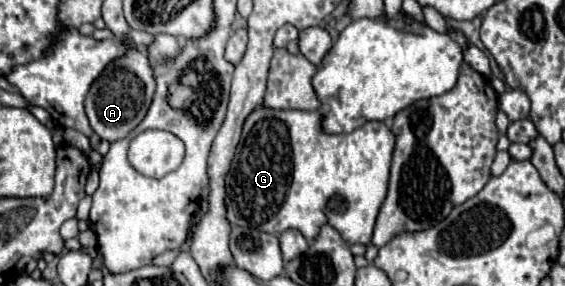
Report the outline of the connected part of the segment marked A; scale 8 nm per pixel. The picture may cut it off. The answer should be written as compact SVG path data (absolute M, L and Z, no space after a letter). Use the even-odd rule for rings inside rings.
M131 46L121 58L115 60L117 68L105 68L101 76L91 84L85 96L85 112L93 132L107 142L117 142L125 138L147 114L153 94L155 94L155 76L149 62L149 56Z

